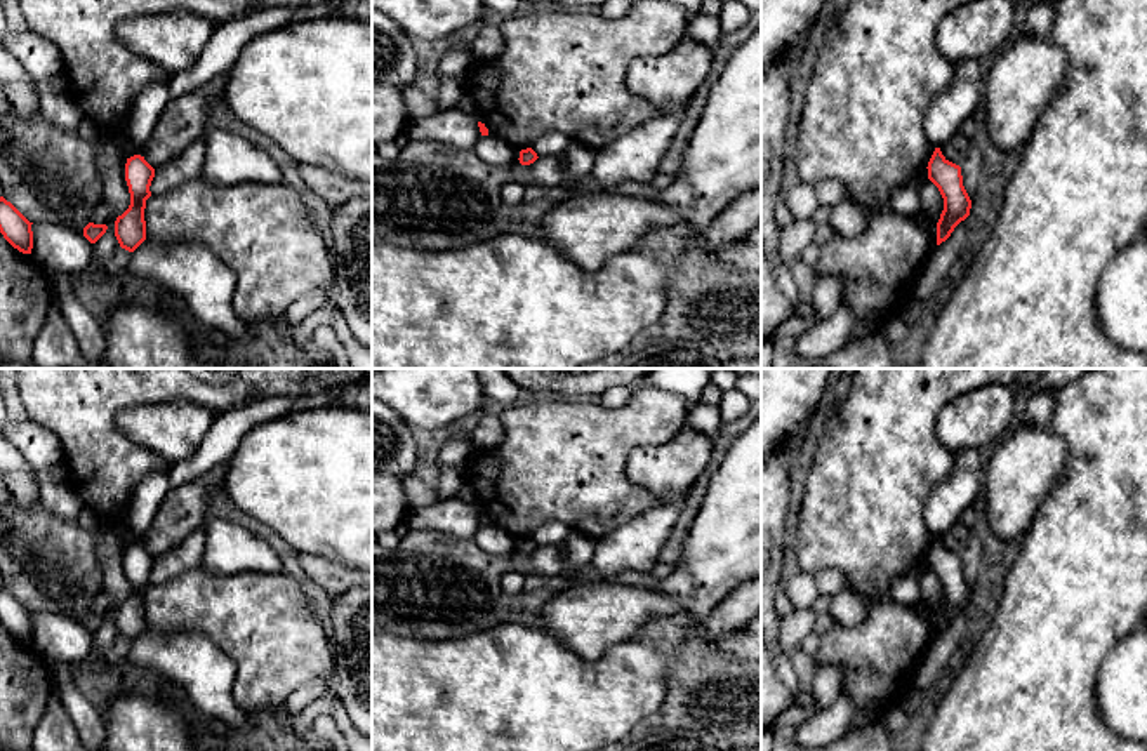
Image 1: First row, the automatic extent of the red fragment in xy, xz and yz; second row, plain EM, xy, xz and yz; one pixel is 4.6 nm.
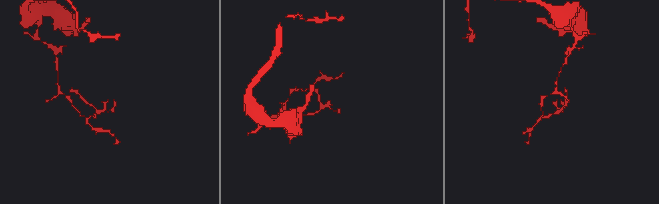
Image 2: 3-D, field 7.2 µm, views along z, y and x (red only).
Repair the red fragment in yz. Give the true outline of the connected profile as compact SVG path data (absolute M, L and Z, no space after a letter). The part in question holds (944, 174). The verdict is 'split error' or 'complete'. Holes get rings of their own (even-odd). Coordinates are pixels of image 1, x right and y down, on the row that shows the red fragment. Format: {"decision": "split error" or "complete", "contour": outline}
{"decision": "complete", "contour": "M935 148L926 169L928 179L944 198L944 210L937 223L937 245L940 245L970 216L971 200L963 186L961 167L949 162L940 148Z"}

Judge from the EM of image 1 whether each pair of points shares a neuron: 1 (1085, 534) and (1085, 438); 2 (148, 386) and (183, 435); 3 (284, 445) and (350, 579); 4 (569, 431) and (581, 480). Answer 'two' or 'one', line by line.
1: one
2: two
3: two
4: one

